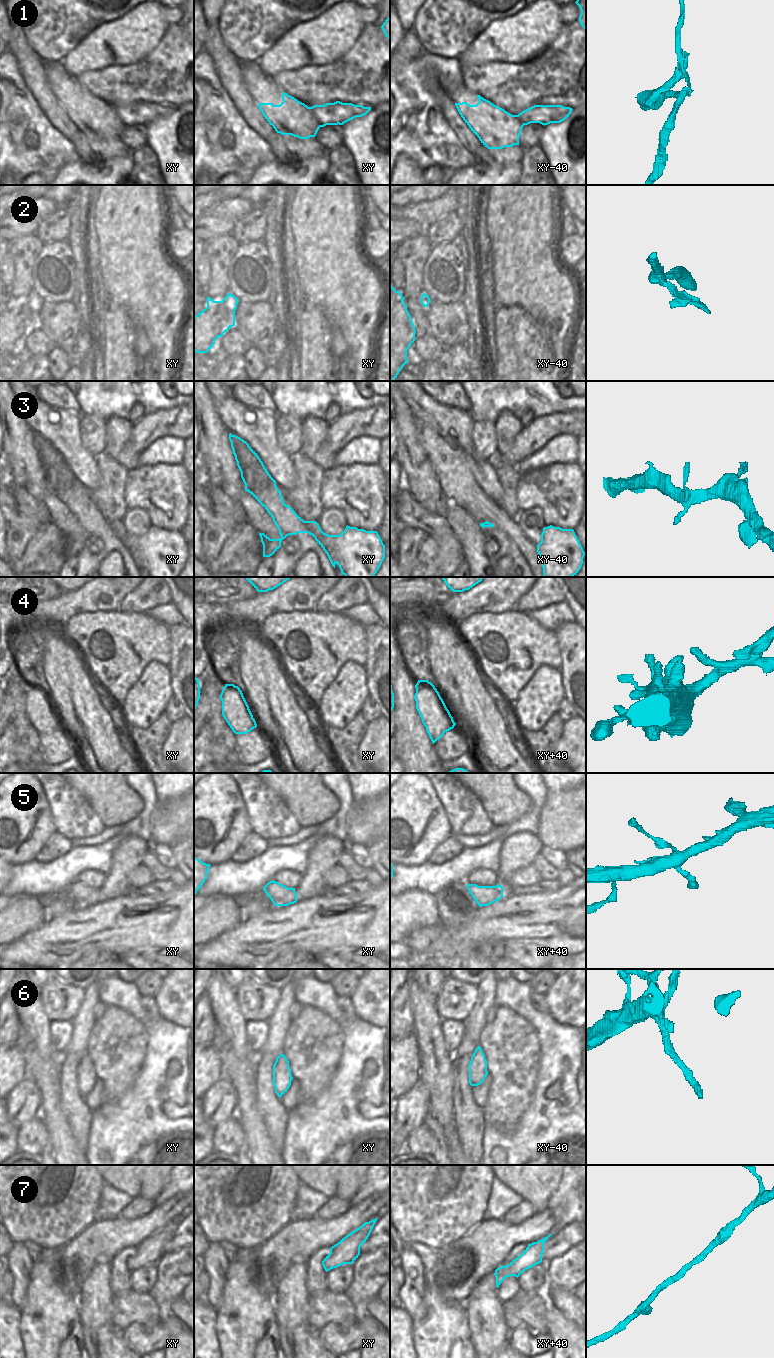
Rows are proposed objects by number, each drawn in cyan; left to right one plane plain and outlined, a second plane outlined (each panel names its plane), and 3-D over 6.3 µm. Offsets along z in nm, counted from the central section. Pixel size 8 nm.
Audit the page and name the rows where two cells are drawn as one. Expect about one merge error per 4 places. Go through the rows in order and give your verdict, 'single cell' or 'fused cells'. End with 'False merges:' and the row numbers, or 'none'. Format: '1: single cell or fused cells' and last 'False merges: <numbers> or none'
1: fused cells
2: fused cells
3: single cell
4: single cell
5: single cell
6: single cell
7: single cell
False merges: 1, 2

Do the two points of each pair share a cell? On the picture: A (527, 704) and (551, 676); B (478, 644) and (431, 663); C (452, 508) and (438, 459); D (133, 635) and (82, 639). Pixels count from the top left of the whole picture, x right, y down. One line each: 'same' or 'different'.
A: same
B: different
C: different
D: same

